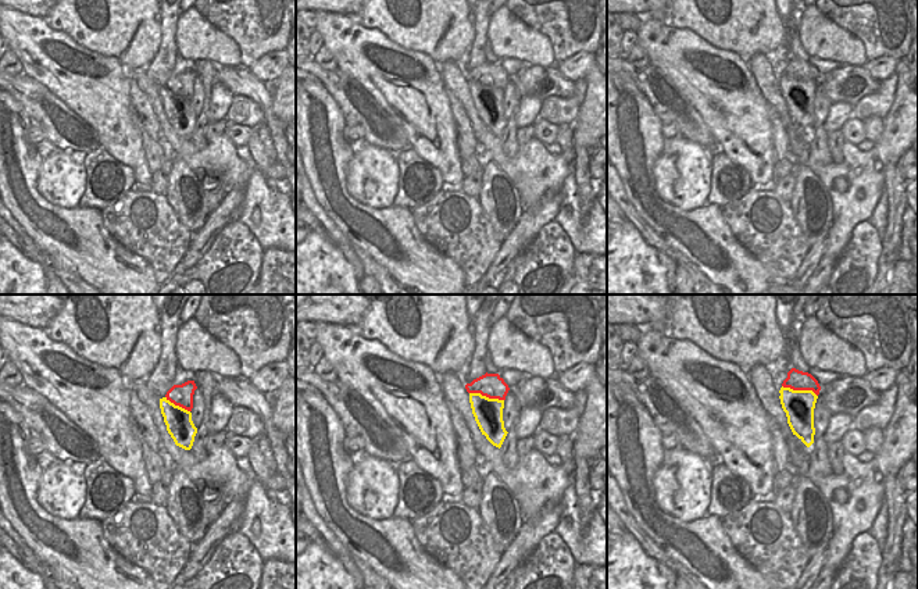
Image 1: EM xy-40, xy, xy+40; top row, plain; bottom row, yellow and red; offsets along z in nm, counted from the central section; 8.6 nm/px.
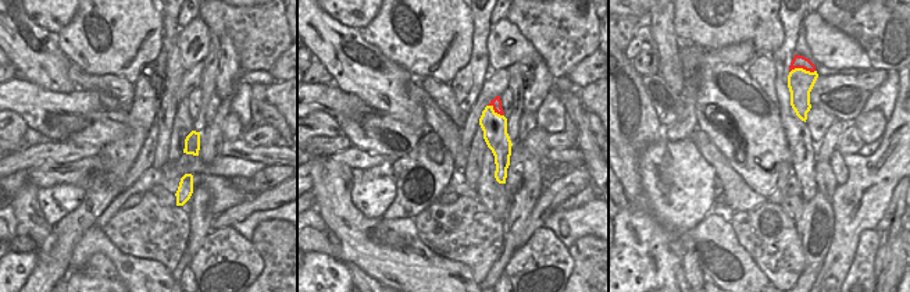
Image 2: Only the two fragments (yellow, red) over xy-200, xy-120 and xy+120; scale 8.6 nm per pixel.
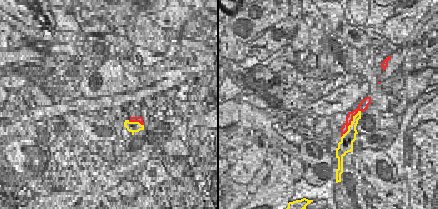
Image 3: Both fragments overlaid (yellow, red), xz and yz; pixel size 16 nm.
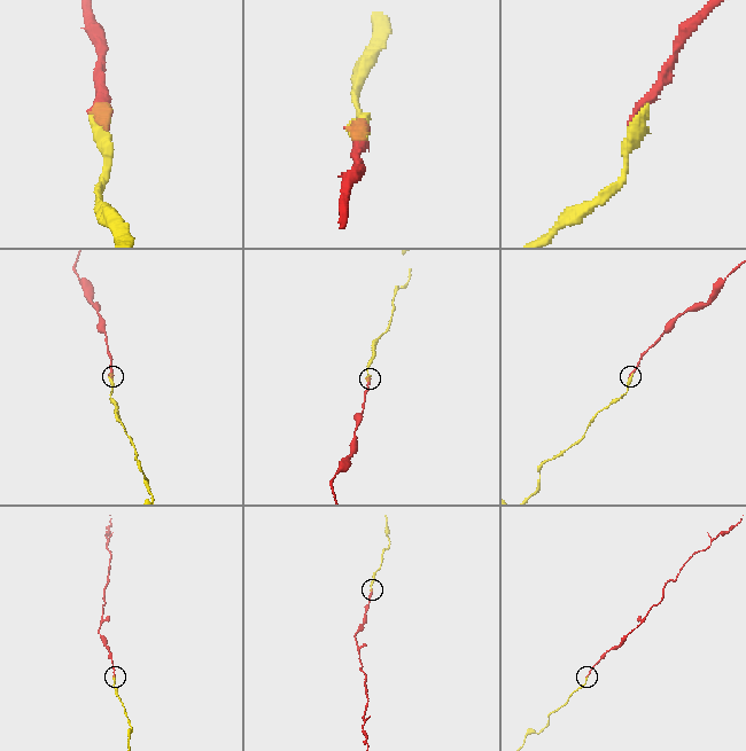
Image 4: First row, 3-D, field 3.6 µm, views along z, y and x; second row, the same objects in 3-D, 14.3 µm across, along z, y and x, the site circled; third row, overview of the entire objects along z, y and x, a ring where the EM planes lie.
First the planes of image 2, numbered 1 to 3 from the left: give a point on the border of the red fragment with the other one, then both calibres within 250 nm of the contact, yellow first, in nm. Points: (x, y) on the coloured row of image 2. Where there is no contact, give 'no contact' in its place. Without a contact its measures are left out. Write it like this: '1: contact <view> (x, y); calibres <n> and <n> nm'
1: no contact
2: contact xy-120 (493, 110); calibres 220 and 90 nm
3: contact xy+120 (802, 68); calibres 220 and 120 nm

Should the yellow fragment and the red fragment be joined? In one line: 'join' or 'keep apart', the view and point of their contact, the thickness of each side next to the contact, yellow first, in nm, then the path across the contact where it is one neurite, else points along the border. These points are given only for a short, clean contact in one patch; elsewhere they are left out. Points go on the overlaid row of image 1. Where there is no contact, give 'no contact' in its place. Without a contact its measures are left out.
join | xy+40 (800, 391) | 260/170 nm

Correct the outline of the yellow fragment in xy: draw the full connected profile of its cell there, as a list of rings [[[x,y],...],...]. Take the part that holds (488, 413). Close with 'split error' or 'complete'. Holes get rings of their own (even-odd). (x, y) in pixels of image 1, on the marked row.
[[[485,374],[465,385],[475,421],[486,439],[501,447],[507,431],[503,421],[504,400],[510,390],[499,374]]]; split error

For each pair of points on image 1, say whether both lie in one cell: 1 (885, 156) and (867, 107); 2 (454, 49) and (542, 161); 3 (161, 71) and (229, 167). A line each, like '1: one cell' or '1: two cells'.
1: two cells
2: two cells
3: two cells

